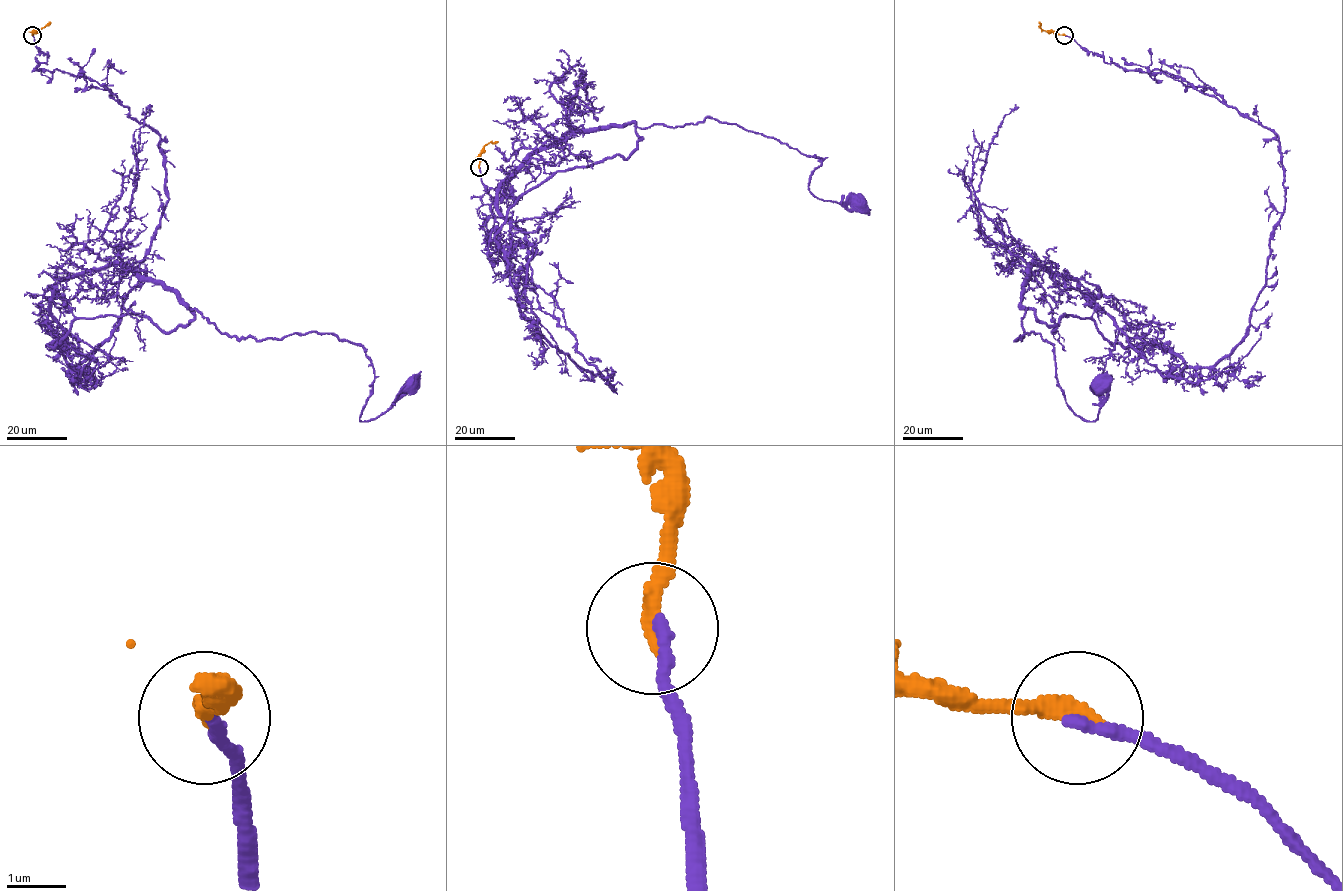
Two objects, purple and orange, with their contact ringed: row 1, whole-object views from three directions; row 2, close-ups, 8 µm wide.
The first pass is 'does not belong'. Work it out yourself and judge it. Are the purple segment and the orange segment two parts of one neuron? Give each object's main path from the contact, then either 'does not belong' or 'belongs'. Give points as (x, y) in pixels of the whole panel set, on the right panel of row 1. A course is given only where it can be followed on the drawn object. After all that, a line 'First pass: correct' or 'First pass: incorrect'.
purple runs (1064, 35), (1268, 127), (1284, 172), (1210, 366), (1024, 309), (1075, 413), (1103, 386); orange runs (1064, 35), (1047, 31), (1039, 22); belongs
First pass: incorrect

